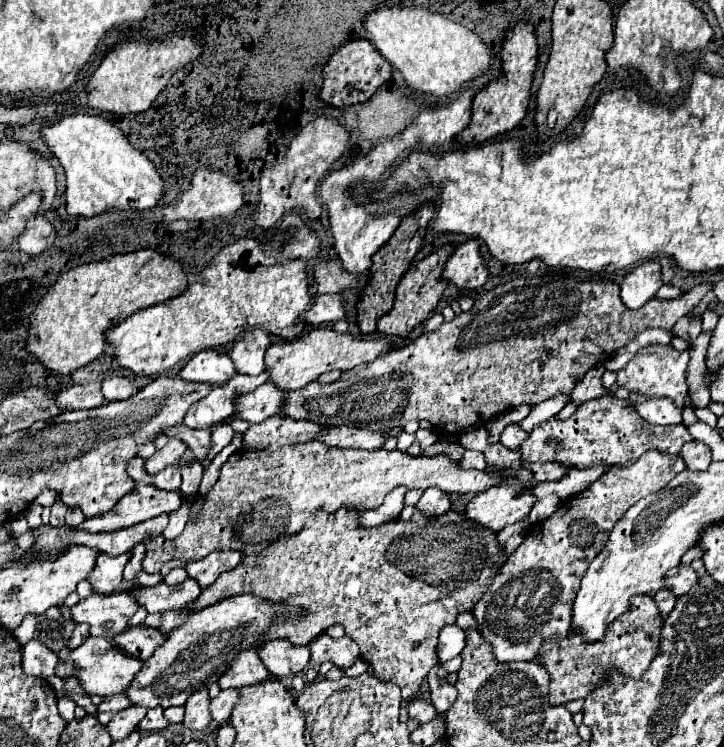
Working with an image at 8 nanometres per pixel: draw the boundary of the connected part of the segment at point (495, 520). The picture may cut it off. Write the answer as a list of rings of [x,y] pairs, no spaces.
[[[502,485],[482,491],[468,503],[464,511],[466,519],[472,519],[474,523],[498,533],[504,527],[528,517],[534,505],[530,489],[532,487]]]

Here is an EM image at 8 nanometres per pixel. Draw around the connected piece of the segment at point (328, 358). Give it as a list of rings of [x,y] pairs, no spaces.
[[[314,327],[300,339],[272,343],[266,351],[266,365],[272,367],[270,381],[274,381],[280,389],[294,391],[316,381],[316,377],[326,371],[338,369],[346,373],[362,363],[370,363],[388,349],[390,345],[384,339],[356,339],[348,333],[336,333],[332,327]]]

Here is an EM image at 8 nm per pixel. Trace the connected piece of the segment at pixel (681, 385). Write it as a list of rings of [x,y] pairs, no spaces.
[[[648,345],[640,349],[624,369],[618,371],[618,387],[626,387],[630,393],[642,397],[666,397],[672,399],[678,409],[684,407],[688,399],[688,381],[686,381],[686,367],[688,367],[688,351],[678,351],[672,345]]]

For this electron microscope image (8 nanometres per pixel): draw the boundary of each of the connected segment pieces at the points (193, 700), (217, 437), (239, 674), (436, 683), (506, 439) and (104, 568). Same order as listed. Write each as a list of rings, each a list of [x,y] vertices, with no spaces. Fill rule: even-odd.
[[[204,688],[196,691],[194,695],[190,695],[190,699],[186,701],[186,715],[184,715],[184,725],[188,729],[196,729],[202,731],[212,723],[212,715],[210,715],[210,695],[208,689]]]
[[[218,423],[212,427],[212,453],[208,453],[208,461],[204,461],[202,465],[210,465],[210,461],[232,441],[232,435],[234,435],[234,429],[228,425],[228,423]]]
[[[250,649],[250,651],[242,651],[242,655],[238,655],[238,659],[220,677],[218,685],[222,689],[242,689],[242,687],[250,687],[260,681],[266,681],[268,677],[272,677],[270,671],[264,667],[258,653],[254,649]]]
[[[430,671],[428,673],[428,683],[430,683],[430,693],[432,693],[432,705],[436,707],[436,711],[440,715],[444,715],[456,699],[456,687],[448,685],[444,679],[438,677],[438,671]]]
[[[508,425],[504,431],[502,431],[502,435],[500,435],[500,443],[504,445],[504,447],[508,447],[510,451],[518,451],[520,449],[520,445],[526,441],[526,431],[522,431],[520,427],[516,427],[516,425]]]
[[[122,553],[122,555],[116,555],[116,557],[100,555],[94,571],[88,577],[92,589],[96,593],[102,593],[102,595],[118,591],[120,583],[122,583],[122,569],[124,569],[128,559],[130,559],[128,553]]]

